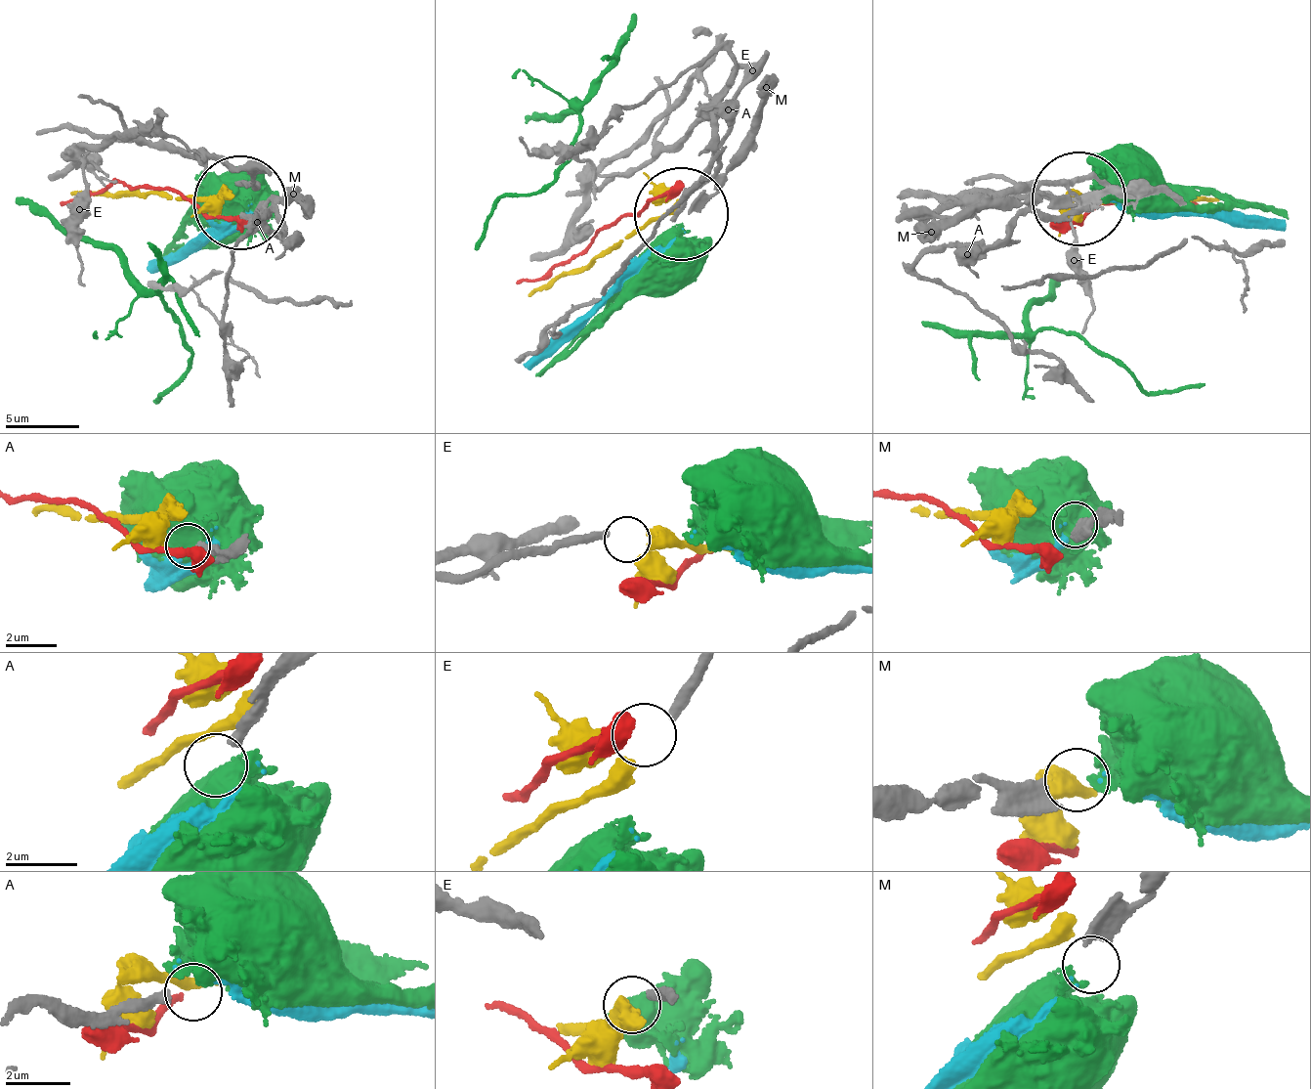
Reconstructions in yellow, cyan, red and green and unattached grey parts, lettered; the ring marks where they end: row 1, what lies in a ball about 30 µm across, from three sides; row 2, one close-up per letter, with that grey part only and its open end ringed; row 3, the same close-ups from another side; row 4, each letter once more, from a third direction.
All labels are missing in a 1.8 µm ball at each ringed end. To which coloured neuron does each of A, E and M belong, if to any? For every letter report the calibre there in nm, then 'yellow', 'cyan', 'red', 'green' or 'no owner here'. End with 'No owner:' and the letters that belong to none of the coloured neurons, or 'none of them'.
A: calibre 280 nm; no owner here
E: calibre 280 nm; yellow
M: calibre 400 nm; cyan
No owner: A

